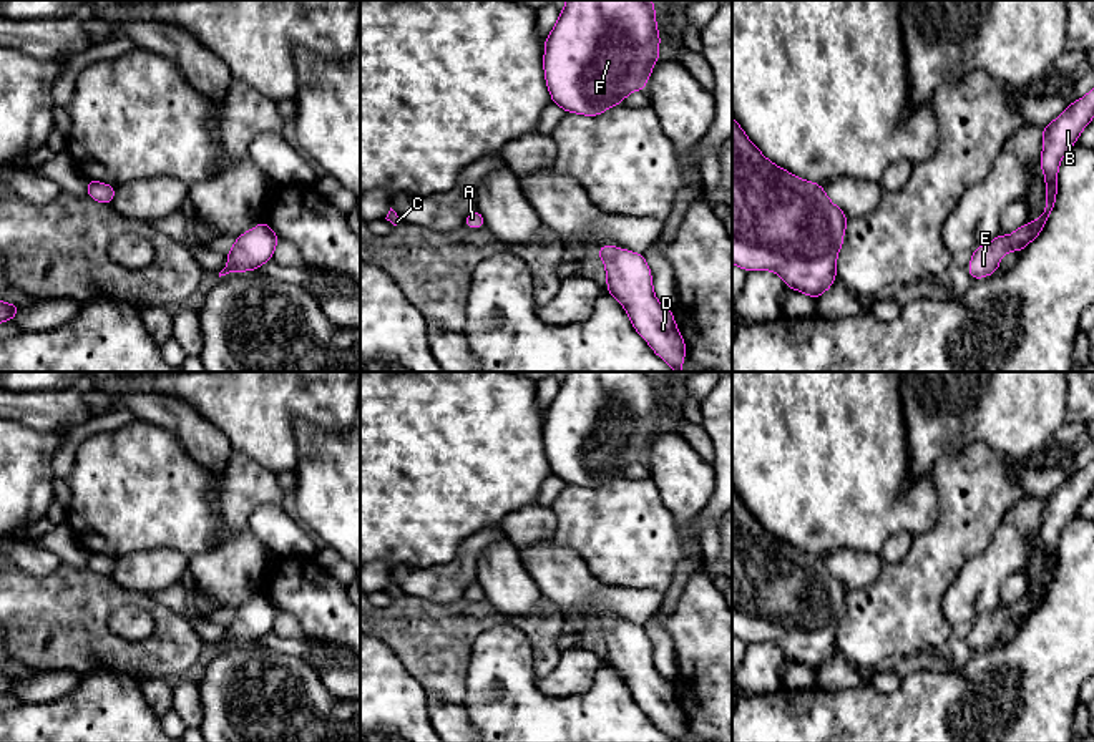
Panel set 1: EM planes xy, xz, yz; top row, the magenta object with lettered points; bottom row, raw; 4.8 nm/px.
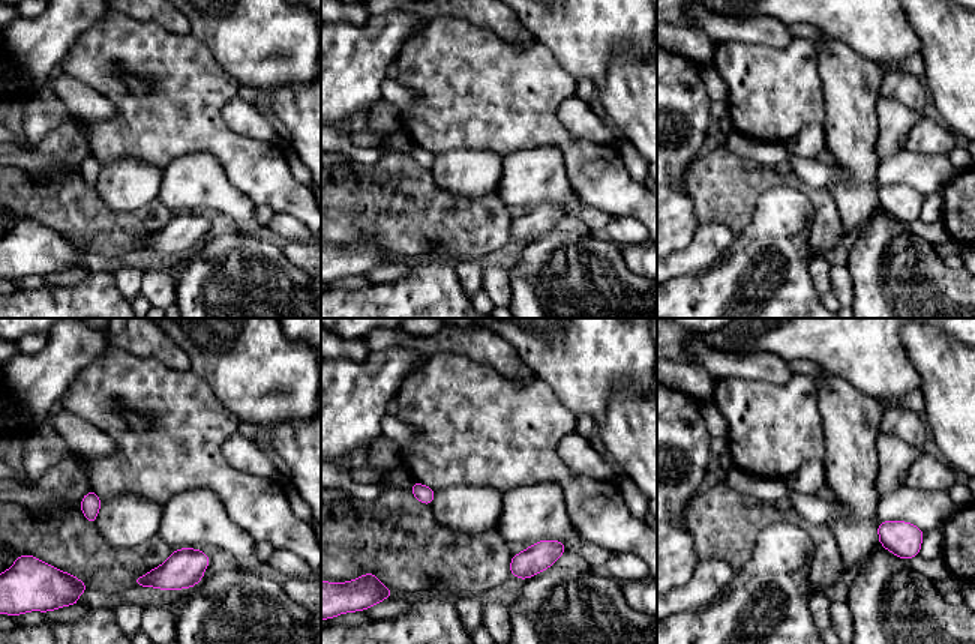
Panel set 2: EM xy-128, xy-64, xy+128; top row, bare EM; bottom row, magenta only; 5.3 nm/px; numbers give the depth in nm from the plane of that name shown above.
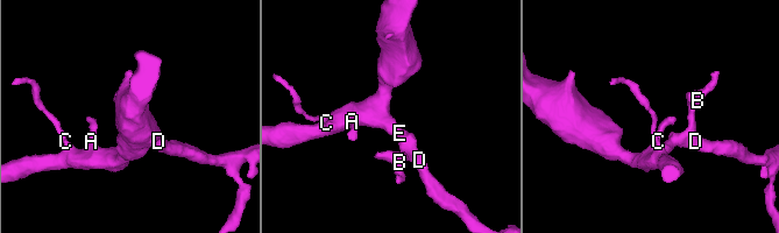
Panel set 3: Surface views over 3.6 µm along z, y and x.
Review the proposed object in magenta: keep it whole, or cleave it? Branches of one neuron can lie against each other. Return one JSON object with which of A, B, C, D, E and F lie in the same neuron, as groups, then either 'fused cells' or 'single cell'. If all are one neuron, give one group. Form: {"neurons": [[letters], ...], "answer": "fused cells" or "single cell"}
{"neurons": [["A", "B", "C", "D", "E", "F"]], "answer": "single cell"}

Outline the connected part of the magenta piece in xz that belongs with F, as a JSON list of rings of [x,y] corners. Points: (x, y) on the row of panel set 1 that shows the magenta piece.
[[[566,0],[559,18],[546,37],[543,70],[551,101],[566,113],[598,116],[621,105],[632,91],[646,88],[659,56],[661,35],[652,0]]]

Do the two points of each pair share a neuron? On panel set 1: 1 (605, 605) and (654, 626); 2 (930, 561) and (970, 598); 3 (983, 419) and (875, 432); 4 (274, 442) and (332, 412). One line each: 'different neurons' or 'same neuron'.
1: different neurons
2: different neurons
3: different neurons
4: same neuron

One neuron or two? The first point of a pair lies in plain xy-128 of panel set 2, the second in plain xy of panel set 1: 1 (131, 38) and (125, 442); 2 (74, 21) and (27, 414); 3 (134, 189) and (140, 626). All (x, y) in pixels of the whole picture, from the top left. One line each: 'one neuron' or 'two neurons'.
1: one neuron
2: two neurons
3: two neurons

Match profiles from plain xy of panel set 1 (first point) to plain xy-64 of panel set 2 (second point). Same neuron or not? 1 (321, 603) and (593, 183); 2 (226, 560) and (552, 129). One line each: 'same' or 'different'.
1: same
2: different

